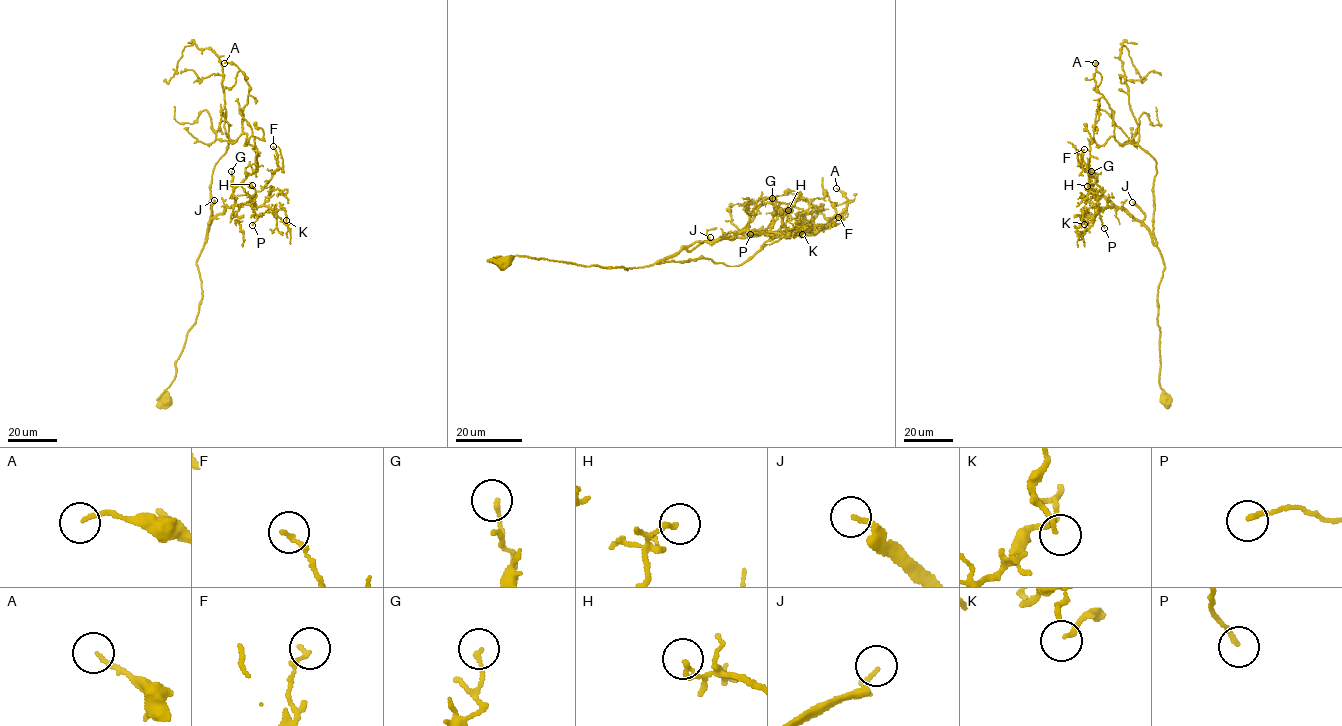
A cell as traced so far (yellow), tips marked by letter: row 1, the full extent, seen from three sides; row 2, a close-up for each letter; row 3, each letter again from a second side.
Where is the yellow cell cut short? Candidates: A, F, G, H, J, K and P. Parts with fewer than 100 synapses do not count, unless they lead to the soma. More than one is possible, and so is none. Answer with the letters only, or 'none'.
J

